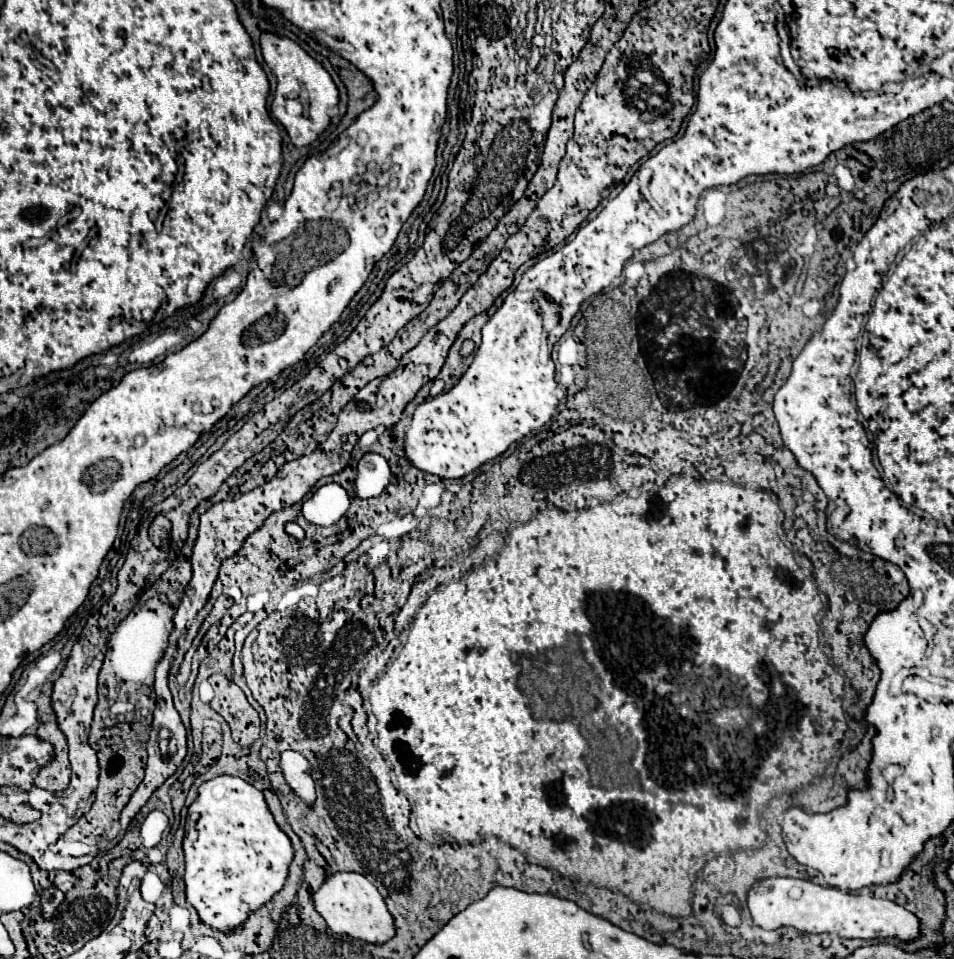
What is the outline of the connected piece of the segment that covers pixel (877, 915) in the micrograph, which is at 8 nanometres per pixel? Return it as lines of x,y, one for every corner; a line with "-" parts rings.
762,878
762,880
758,880
748,890
748,910
752,914
752,920
758,926
762,926
764,930
776,930
780,926
792,926
792,928
802,930
802,932
812,932
812,934
832,932
832,934
838,934
842,938
898,936
900,940
912,940
918,936
918,918
892,900
880,900
876,896
844,892
840,888
830,888
830,886
826,888
826,886
818,886
810,880
800,880
800,878

